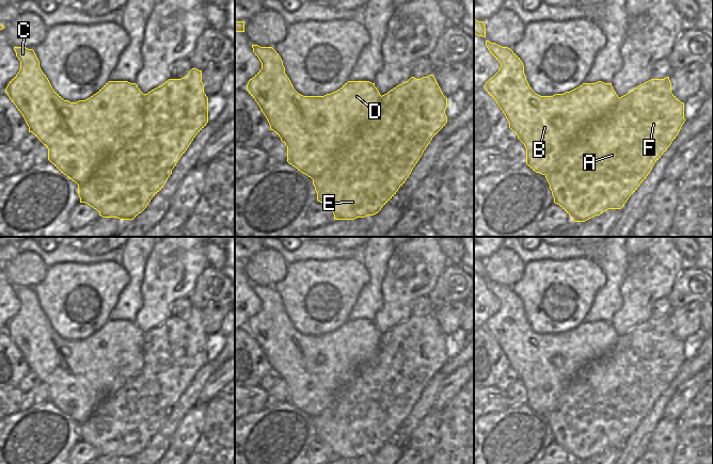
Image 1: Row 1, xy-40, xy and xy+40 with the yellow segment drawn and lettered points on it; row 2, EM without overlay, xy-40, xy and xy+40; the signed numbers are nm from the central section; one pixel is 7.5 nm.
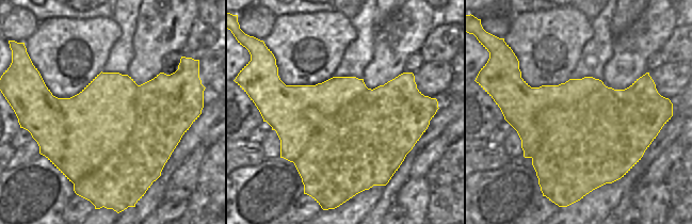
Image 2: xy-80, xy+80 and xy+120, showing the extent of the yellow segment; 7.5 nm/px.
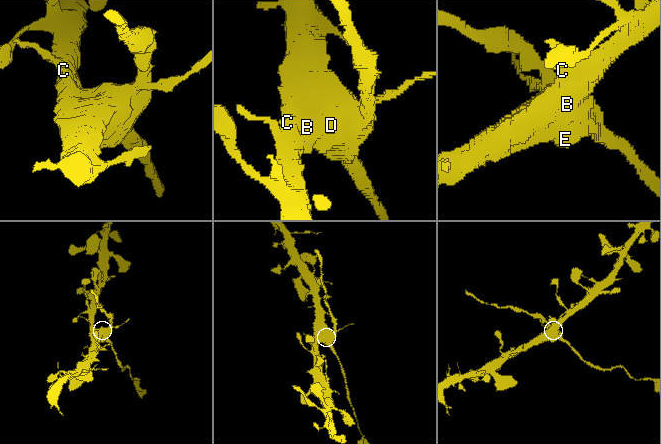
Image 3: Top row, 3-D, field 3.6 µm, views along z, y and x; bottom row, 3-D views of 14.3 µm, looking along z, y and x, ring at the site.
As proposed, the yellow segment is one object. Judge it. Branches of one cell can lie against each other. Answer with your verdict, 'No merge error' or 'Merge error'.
Merge error

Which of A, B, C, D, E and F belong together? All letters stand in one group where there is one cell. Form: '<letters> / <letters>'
A E F / B C D

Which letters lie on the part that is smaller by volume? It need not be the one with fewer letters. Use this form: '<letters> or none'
A, E, F

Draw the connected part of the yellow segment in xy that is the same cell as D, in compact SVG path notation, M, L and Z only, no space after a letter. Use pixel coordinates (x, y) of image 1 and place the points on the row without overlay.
M252 284L252 287L262 308L249 319L247 330L266 355L270 369L287 385L287 401L314 418L328 407L334 394L377 355L381 334L375 322L348 320L331 333L303 335L294 327L281 295L272 286Z

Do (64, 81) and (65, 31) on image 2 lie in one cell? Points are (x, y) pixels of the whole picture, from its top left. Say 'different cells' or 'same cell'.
same cell

